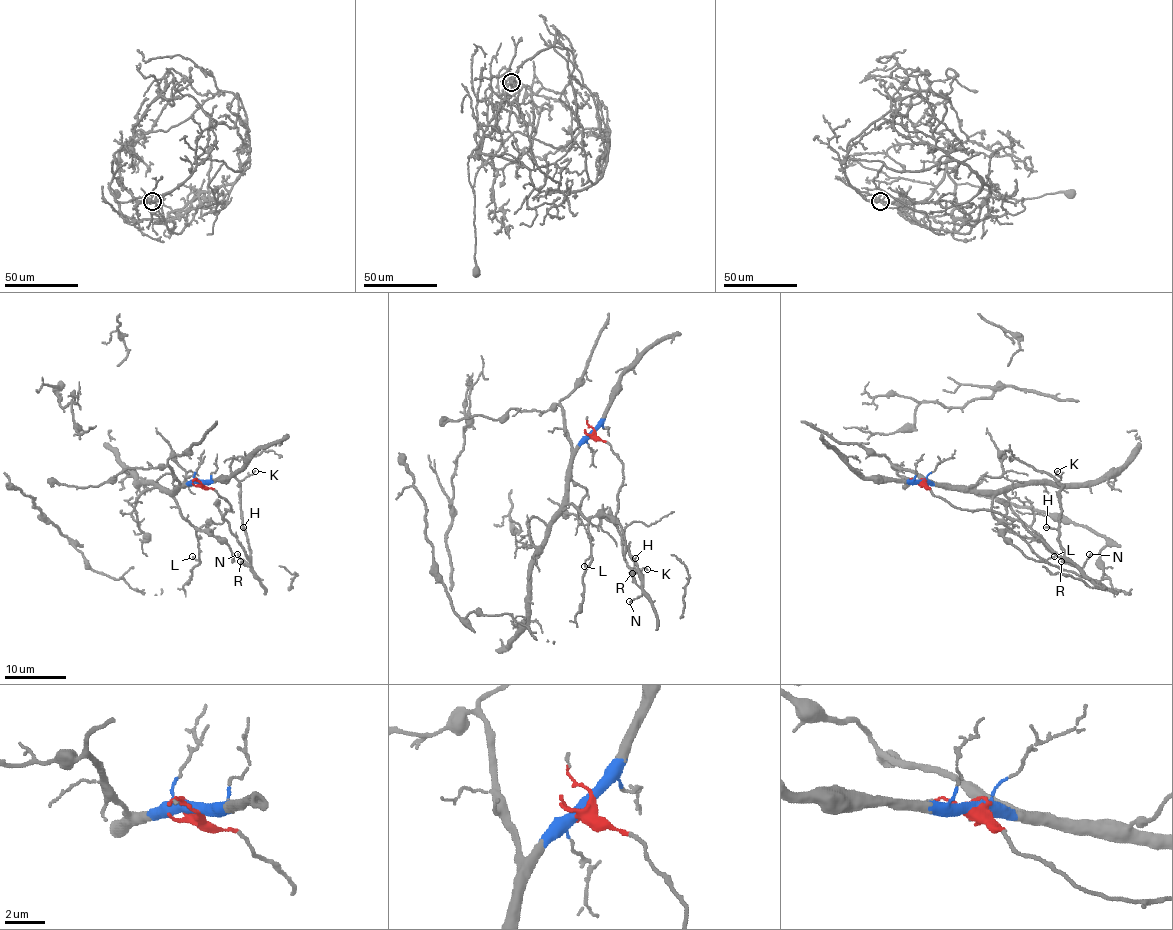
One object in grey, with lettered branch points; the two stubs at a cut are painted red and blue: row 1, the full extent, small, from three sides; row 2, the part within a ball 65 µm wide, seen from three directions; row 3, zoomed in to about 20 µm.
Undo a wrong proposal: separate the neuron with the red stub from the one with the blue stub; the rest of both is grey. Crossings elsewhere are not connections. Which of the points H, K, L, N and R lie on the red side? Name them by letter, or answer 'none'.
H, K, N, R

